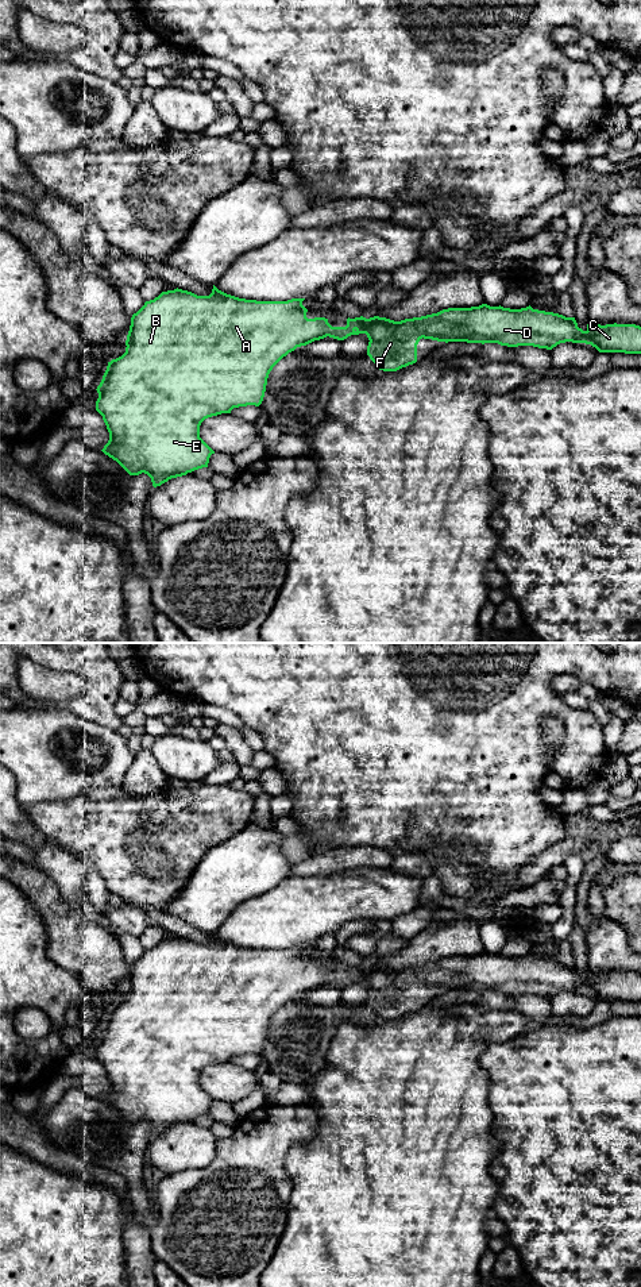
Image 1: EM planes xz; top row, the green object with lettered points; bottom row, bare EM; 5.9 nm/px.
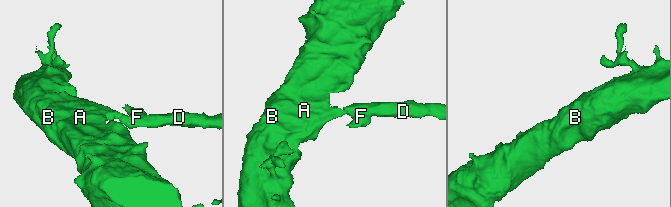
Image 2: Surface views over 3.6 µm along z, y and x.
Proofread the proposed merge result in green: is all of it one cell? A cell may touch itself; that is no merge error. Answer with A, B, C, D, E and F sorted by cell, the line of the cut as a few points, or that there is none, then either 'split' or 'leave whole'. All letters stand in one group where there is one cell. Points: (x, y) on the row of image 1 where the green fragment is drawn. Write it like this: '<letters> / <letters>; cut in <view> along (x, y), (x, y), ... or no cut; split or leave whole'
A B C D E F; no cut; leave whole

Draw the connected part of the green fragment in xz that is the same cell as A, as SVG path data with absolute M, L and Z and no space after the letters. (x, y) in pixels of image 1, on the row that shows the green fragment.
M213 285L212 293L209 296L197 296L192 292L177 288L174 290L162 292L154 300L146 301L144 305L131 317L131 325L130 325L130 331L127 335L127 340L126 340L126 346L127 346L126 352L121 357L108 362L103 379L96 389L99 393L99 398L96 401L96 411L103 416L103 420L109 432L109 440L101 451L109 458L112 458L113 461L116 461L130 475L139 475L142 473L147 474L151 478L154 488L161 486L162 483L167 482L171 478L182 477L194 470L208 467L209 458L212 454L215 454L215 451L200 438L201 423L205 419L212 417L212 416L217 416L221 413L231 413L233 408L247 406L247 405L259 406L263 401L267 378L273 367L283 357L294 351L297 347L306 346L314 340L320 340L327 336L337 339L337 340L344 340L351 335L366 334L370 340L367 346L367 355L377 365L377 367L383 371L397 371L402 367L416 363L417 362L417 344L422 338L437 340L437 342L445 342L445 343L448 342L467 342L467 343L482 343L482 344L498 343L501 346L507 346L507 347L533 346L533 347L547 348L547 350L552 350L560 343L572 342L572 343L591 344L599 352L641 354L641 327L640 325L617 324L617 323L601 325L588 319L587 330L583 331L582 328L578 327L575 317L565 317L559 313L533 309L530 305L526 308L521 308L521 309L510 309L510 308L503 308L501 305L490 307L487 304L482 304L479 307L471 307L471 308L448 308L437 313L432 313L432 315L426 315L421 317L405 319L401 321L394 321L386 317L379 317L379 316L374 316L370 319L360 316L355 319L348 317L345 327L332 327L328 323L328 319L325 317L308 319L306 317L308 309L302 305L304 300L305 298L291 298L287 301L246 300L246 298L239 298L239 297L227 294L219 290Z

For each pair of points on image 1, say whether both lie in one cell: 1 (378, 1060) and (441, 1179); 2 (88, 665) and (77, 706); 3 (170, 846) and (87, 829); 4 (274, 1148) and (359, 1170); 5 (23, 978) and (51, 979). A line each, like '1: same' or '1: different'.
1: same
2: same
3: same
4: different
5: same

